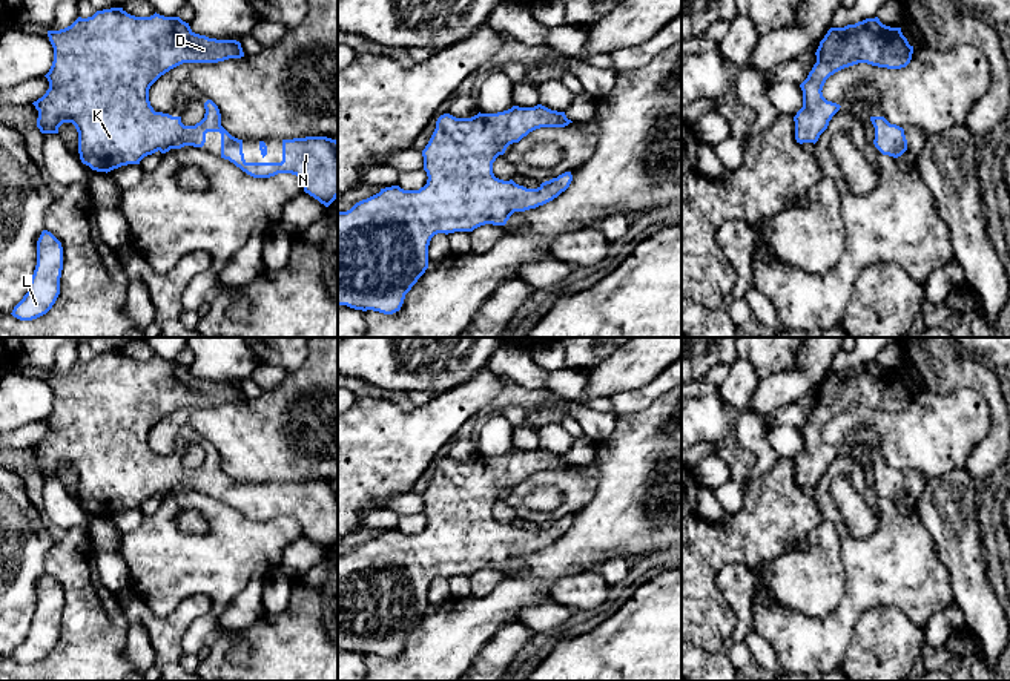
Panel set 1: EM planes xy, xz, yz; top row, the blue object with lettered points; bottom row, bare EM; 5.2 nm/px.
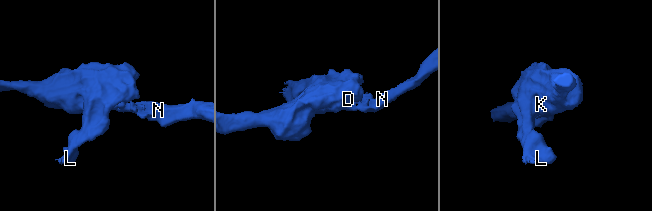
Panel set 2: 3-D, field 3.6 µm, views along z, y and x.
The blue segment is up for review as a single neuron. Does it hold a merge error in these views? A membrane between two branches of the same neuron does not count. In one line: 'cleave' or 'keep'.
keep

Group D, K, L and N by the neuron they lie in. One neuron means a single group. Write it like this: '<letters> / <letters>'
D K L N

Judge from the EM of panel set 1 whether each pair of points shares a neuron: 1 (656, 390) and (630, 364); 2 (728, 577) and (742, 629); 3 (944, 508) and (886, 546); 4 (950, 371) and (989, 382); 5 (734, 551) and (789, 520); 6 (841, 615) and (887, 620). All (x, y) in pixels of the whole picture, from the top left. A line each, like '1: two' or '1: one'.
1: two
2: one
3: two
4: one
5: one
6: two

